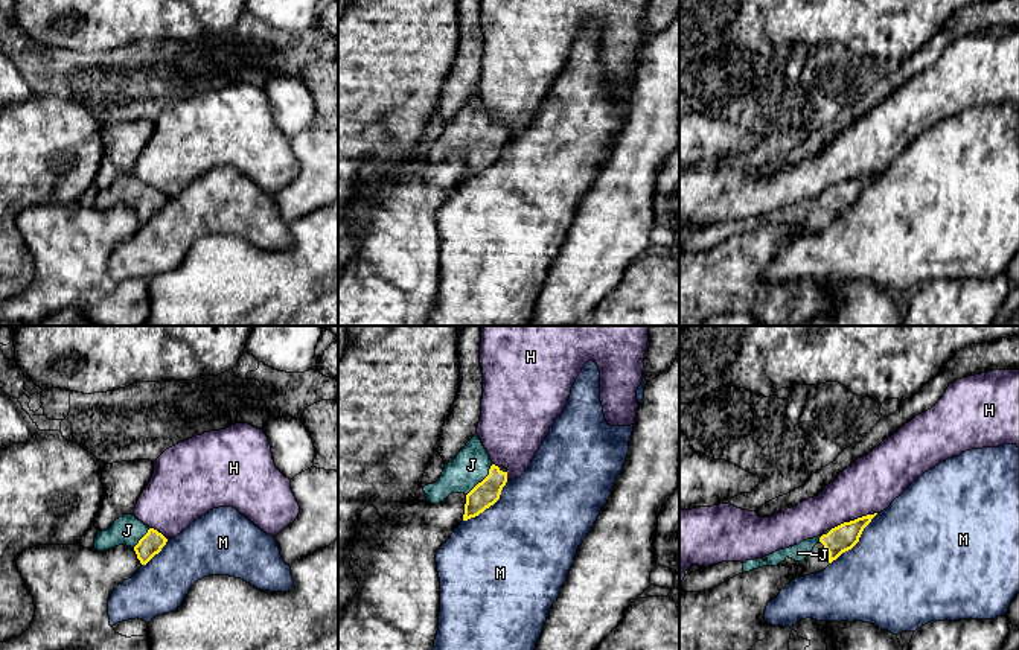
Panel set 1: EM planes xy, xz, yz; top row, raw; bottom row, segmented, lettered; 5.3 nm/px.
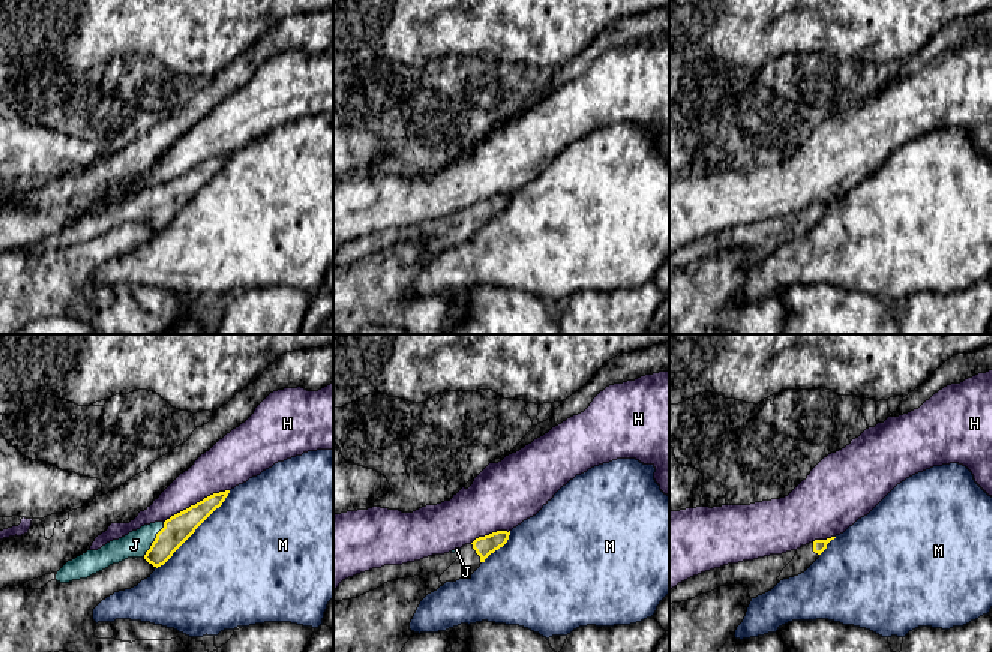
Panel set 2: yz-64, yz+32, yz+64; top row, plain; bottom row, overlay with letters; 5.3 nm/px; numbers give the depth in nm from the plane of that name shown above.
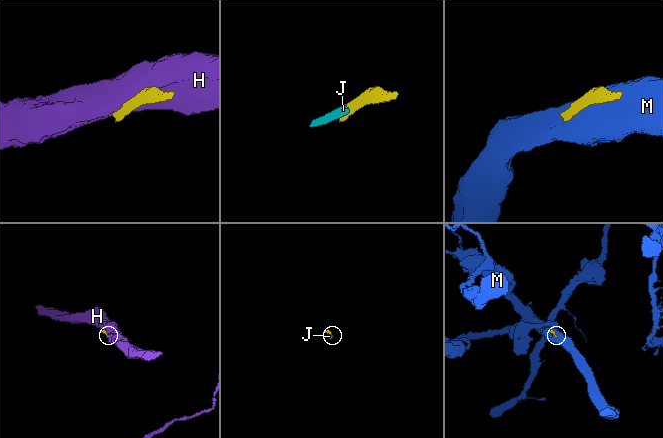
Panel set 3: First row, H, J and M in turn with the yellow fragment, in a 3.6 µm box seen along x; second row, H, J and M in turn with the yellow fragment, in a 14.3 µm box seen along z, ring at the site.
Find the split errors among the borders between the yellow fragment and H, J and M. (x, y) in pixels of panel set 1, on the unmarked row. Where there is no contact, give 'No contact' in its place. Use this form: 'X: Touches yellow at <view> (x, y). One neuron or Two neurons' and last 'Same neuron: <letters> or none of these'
H: Touches yellow at yz (855, 178). Two neurons
J: Touches yellow at xz (483, 139). One neuron
M: Touches yellow at yz (858, 200). Two neurons
Same neuron: J

